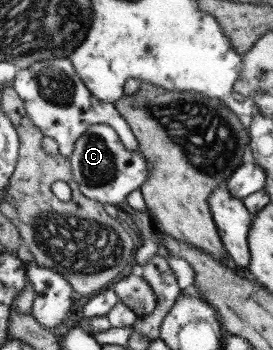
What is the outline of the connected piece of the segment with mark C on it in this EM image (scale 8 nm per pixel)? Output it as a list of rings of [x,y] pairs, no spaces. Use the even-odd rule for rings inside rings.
[[[106,123],[91,124],[74,141],[69,157],[72,180],[78,185],[79,191],[100,204],[117,205],[124,202],[128,195],[138,190],[152,166],[139,153],[139,147],[126,150],[119,141],[119,135]]]

